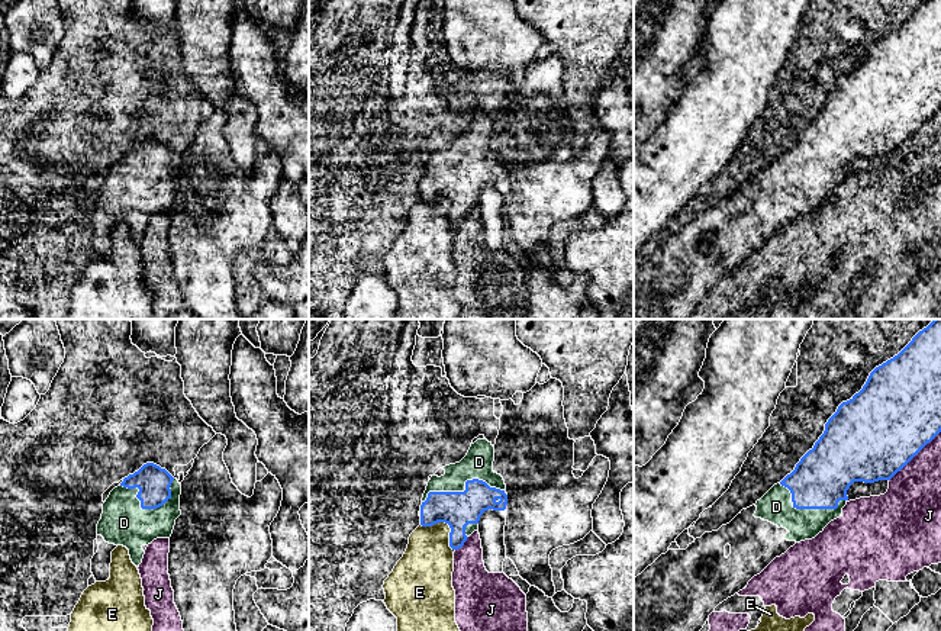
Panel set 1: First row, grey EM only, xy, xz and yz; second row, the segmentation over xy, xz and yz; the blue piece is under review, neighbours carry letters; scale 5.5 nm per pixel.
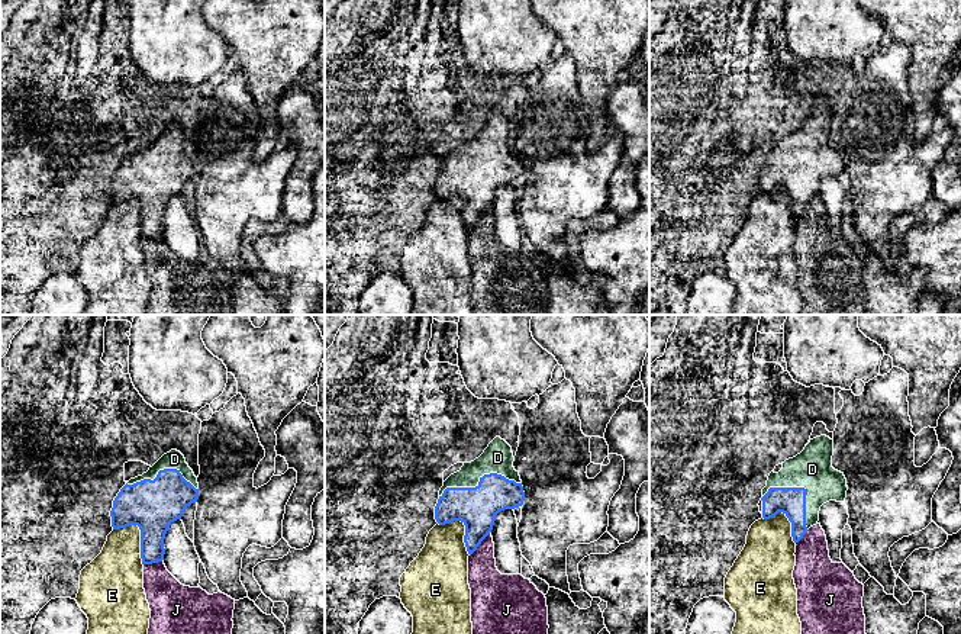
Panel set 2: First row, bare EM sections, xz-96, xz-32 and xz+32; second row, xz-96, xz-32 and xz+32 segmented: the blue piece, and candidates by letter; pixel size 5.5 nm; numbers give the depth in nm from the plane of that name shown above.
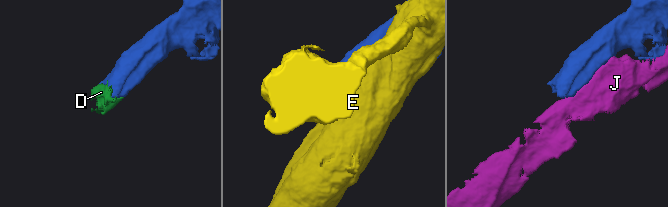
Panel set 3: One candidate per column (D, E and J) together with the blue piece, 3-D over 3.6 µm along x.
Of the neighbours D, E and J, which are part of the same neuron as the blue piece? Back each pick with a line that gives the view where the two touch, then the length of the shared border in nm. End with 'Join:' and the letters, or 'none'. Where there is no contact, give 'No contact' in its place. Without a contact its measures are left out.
D: Touches blue in xz. Shared border 480 nm
Join: D

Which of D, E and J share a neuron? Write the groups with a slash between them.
D / E / J

